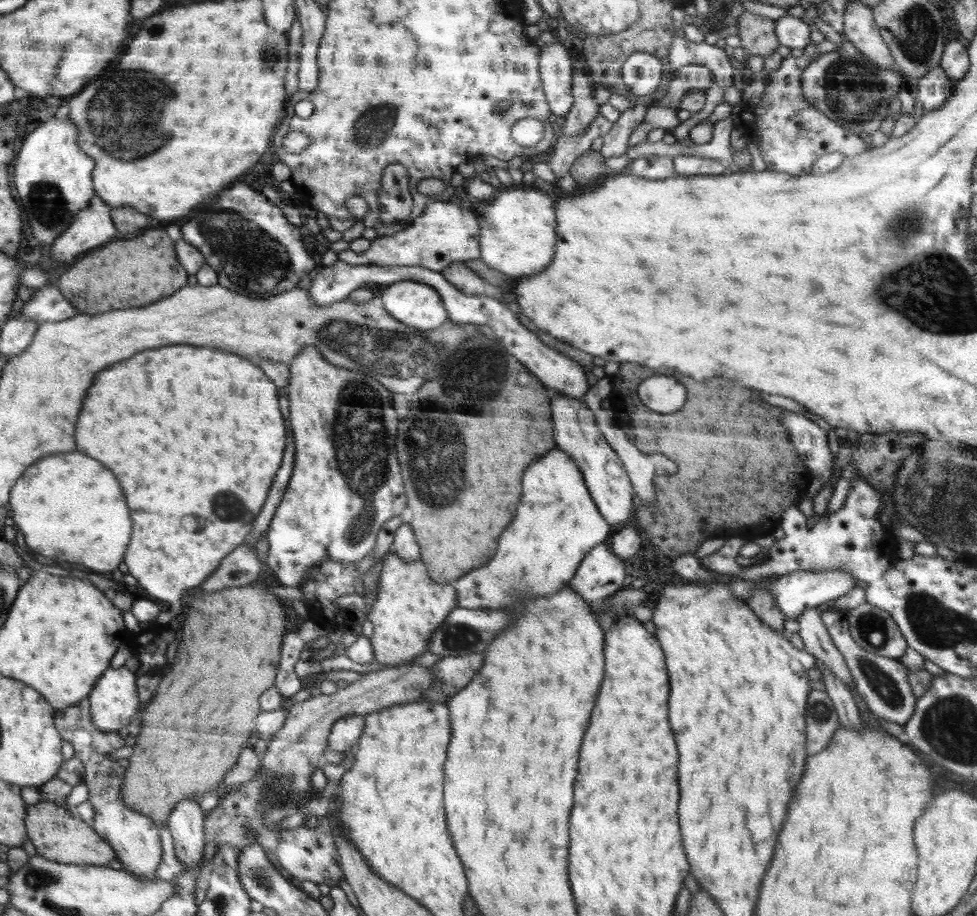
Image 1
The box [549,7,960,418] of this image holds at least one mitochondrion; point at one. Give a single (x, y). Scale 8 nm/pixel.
(853, 91)

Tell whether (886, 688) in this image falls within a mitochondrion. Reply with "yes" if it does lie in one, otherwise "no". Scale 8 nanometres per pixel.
yes

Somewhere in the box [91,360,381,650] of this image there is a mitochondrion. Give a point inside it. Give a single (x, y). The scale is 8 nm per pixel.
(232, 505)

